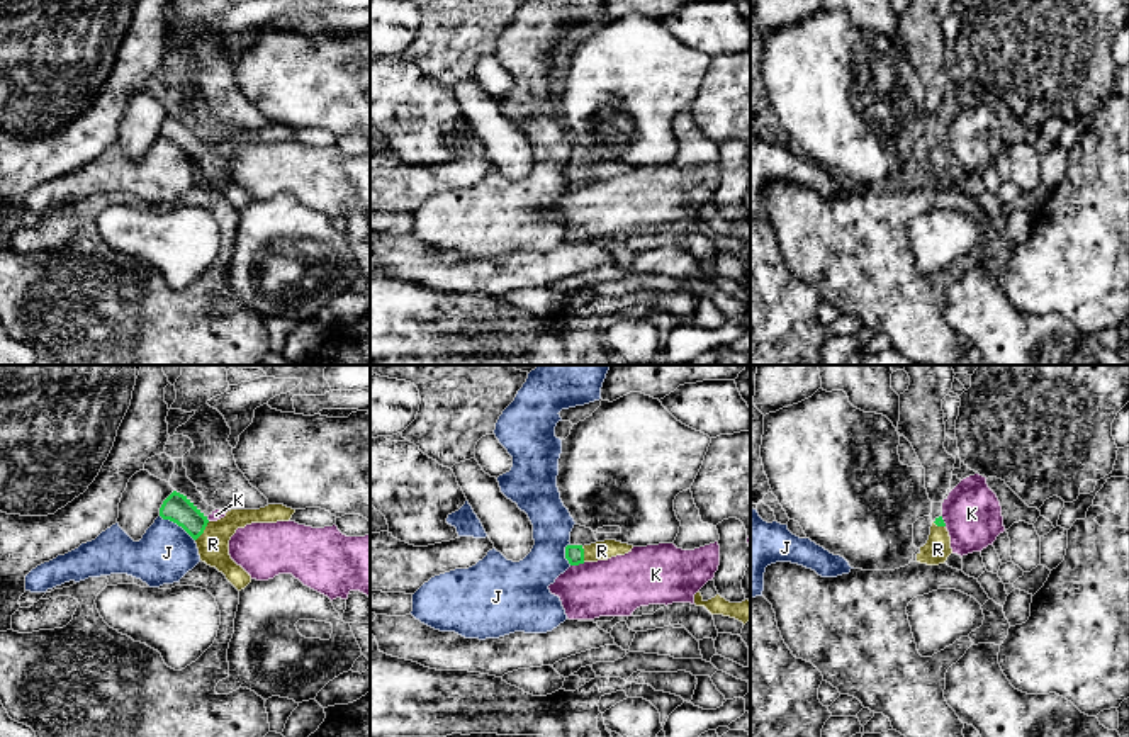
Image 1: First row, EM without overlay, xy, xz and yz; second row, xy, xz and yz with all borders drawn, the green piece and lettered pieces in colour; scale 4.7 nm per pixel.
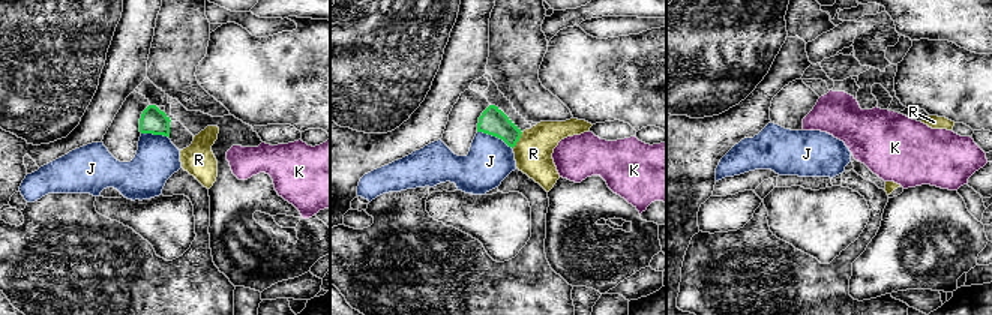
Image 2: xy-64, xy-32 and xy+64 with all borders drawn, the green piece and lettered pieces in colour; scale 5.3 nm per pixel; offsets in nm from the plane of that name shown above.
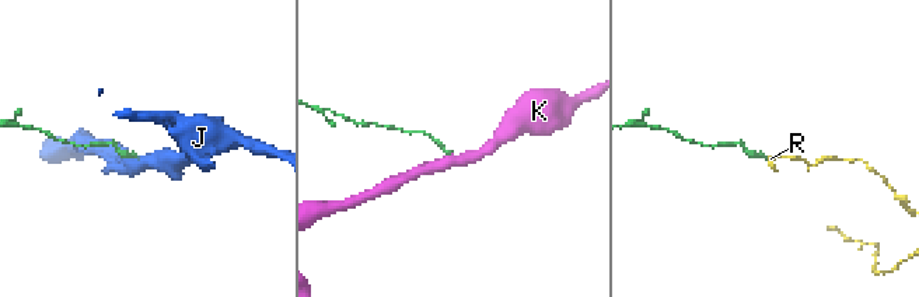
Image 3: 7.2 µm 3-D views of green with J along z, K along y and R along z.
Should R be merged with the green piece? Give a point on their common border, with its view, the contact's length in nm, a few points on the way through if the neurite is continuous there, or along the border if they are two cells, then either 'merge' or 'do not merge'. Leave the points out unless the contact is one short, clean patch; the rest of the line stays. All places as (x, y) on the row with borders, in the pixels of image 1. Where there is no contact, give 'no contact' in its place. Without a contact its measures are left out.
meets green in xy at (202, 532); contact 120 nm long; runs through xy (177, 508), (202, 532), (213, 544); merge

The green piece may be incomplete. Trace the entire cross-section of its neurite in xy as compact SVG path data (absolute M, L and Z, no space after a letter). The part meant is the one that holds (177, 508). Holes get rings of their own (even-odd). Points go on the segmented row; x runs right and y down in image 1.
M173 491L161 504L160 516L182 526L197 543L200 560L211 567L216 567L226 576L226 579L238 589L244 589L251 582L251 576L238 565L229 555L229 540L238 528L244 528L251 523L277 523L289 521L295 509L284 504L268 504L260 509L231 509L224 518L209 521L207 516L183 494Z

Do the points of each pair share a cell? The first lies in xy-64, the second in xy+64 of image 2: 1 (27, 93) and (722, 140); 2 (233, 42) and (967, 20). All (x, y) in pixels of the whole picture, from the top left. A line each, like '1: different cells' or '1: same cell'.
1: different cells
2: different cells

